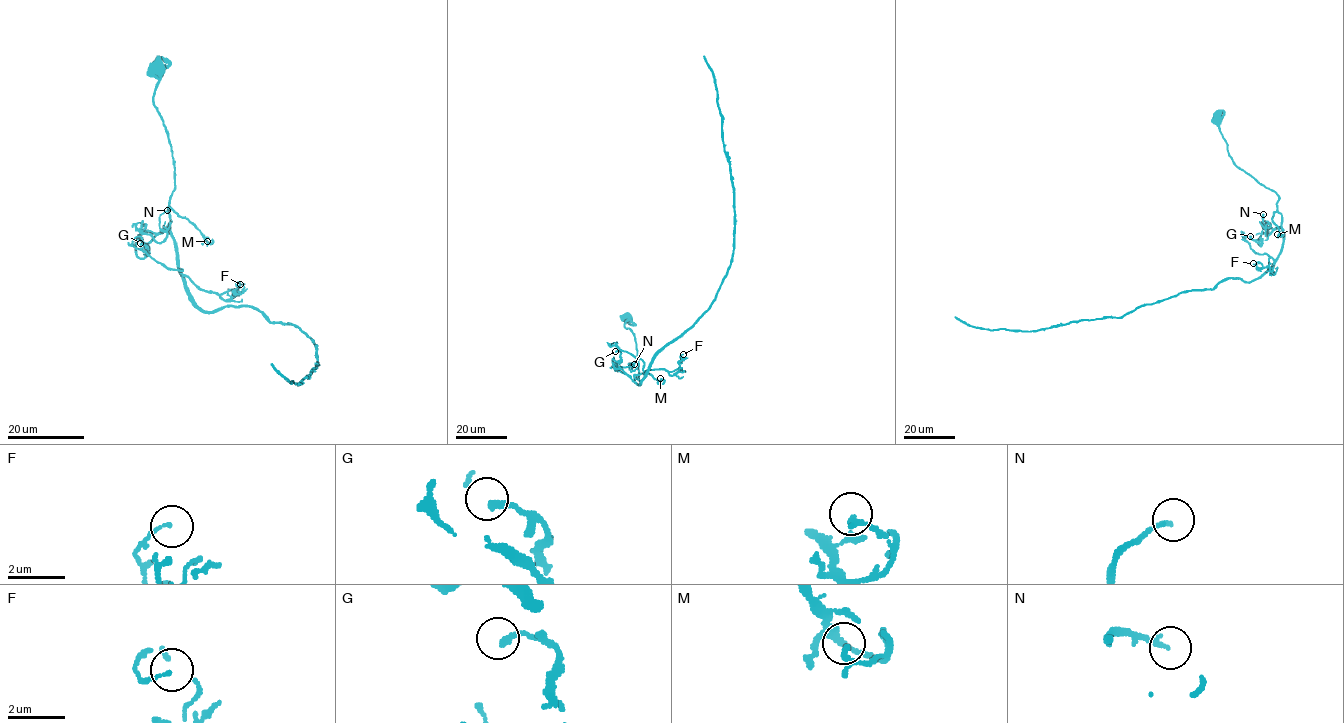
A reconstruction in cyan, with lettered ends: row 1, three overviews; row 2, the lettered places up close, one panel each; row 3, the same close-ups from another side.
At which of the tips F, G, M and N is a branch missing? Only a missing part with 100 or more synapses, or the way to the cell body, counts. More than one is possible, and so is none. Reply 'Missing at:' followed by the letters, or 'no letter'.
Missing at: no letter

